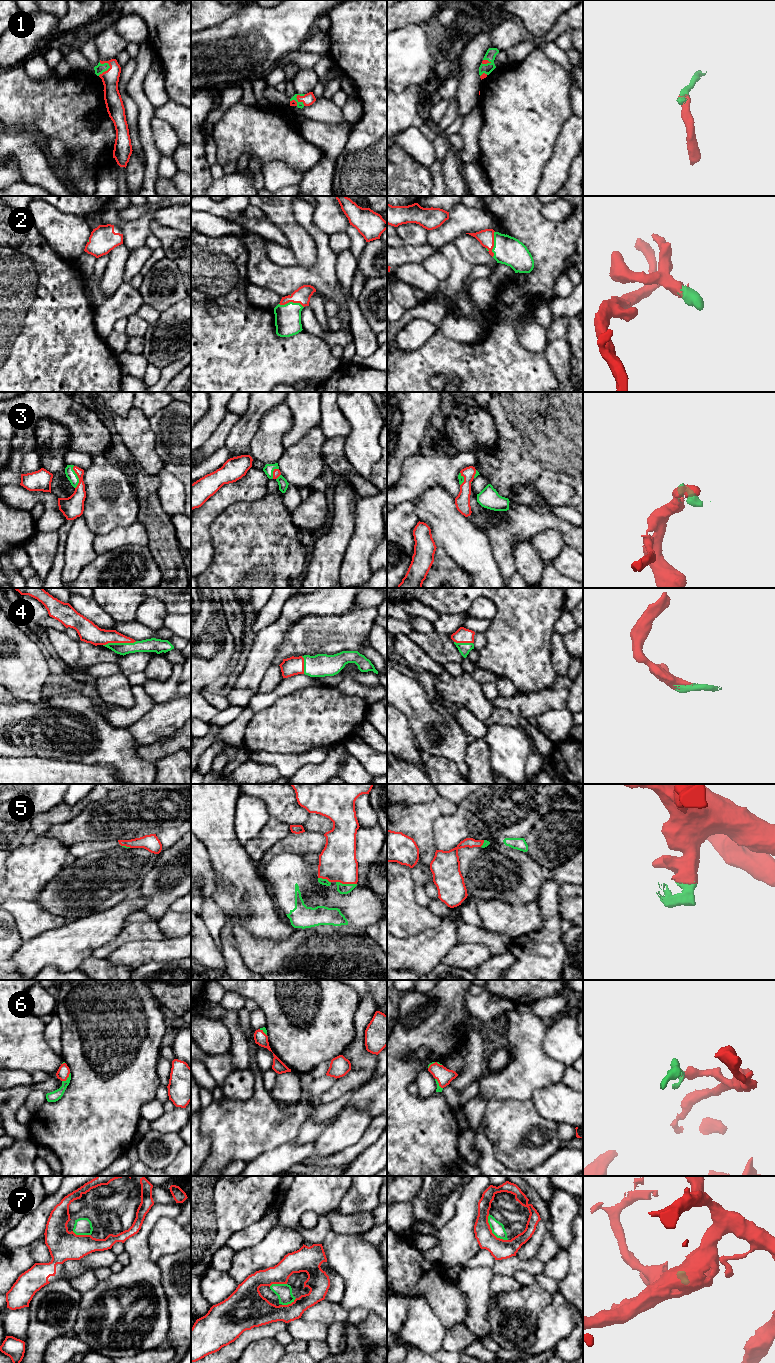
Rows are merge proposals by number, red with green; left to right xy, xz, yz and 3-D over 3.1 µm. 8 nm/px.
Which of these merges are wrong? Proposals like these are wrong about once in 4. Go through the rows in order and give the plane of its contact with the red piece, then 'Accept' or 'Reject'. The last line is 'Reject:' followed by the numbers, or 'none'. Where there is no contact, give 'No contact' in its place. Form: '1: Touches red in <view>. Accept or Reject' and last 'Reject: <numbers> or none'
1: Touches red in xz. Accept
2: Touches red in yz. Accept
3: Touches red in xy. Accept
4: Touches red in xy. Accept
5: Touches red in xz. Accept
6: Touches red in xy. Accept
7: Touches red in yz. Accept
Reject: none

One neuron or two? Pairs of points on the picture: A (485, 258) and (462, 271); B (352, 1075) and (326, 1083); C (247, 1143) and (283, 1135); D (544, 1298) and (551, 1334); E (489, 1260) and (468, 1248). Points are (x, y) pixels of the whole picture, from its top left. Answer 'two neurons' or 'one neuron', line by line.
A: two neurons
B: two neurons
C: one neuron
D: two neurons
E: two neurons

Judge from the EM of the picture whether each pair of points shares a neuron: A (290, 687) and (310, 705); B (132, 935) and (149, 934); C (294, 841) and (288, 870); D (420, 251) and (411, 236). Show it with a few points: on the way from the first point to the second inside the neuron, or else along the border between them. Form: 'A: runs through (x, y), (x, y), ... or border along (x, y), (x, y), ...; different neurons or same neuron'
A: border along (318, 685), (298, 688), (281, 696), (274, 702); different neurons
B: runs through (136, 934), (145, 934); same neuron
C: border along (299, 855), (279, 853), (269, 861); different neurons
D: border along (426, 242), (420, 245), (404, 245); different neurons

